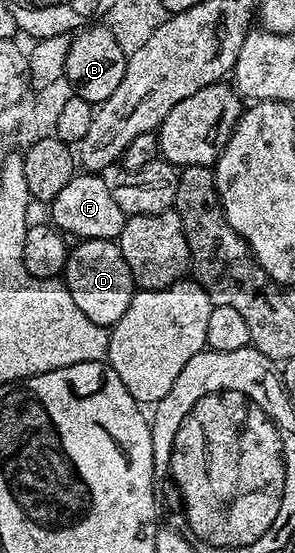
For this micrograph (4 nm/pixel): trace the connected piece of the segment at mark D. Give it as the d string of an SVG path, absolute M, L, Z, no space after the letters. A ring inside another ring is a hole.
M80 240L71 245L68 261L62 273L64 285L70 290L70 298L78 310L98 326L111 329L113 324L126 314L133 296L138 289L122 258L122 250L116 240Z

